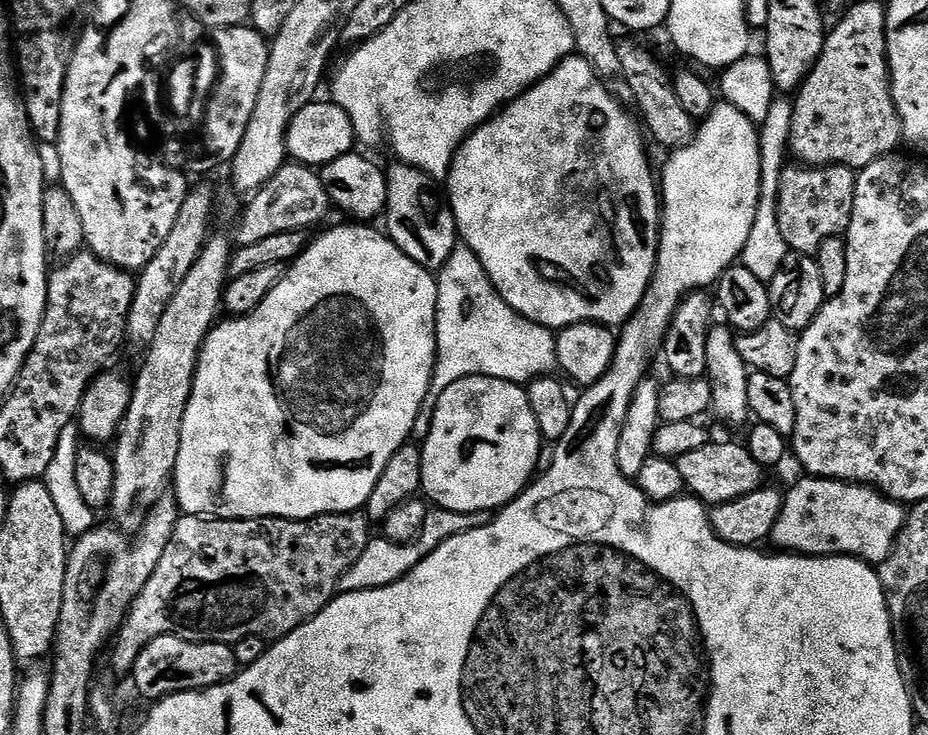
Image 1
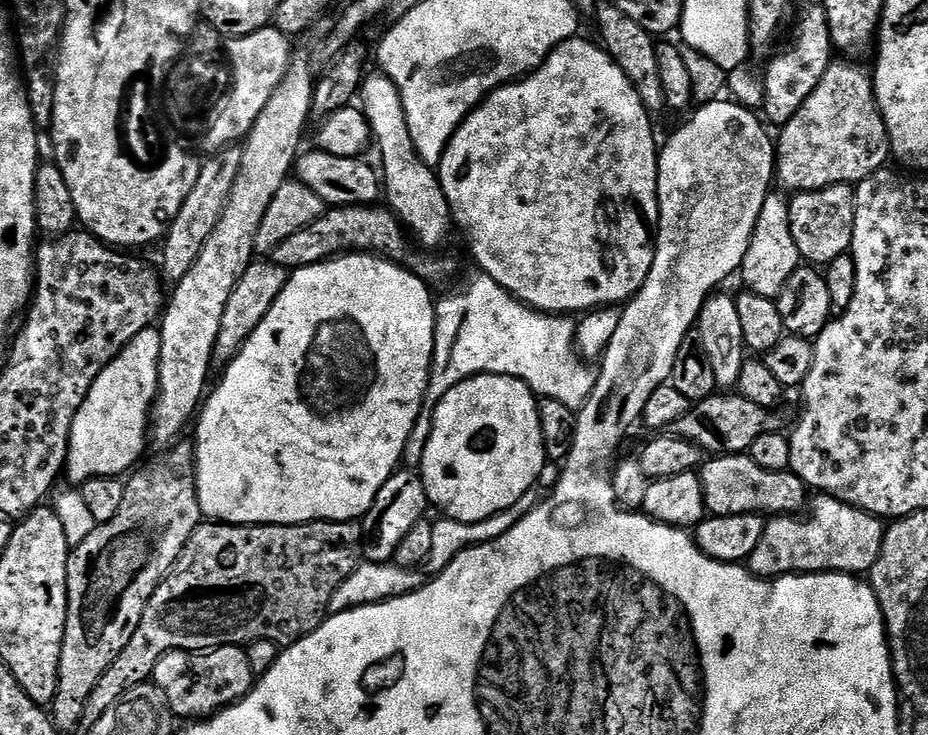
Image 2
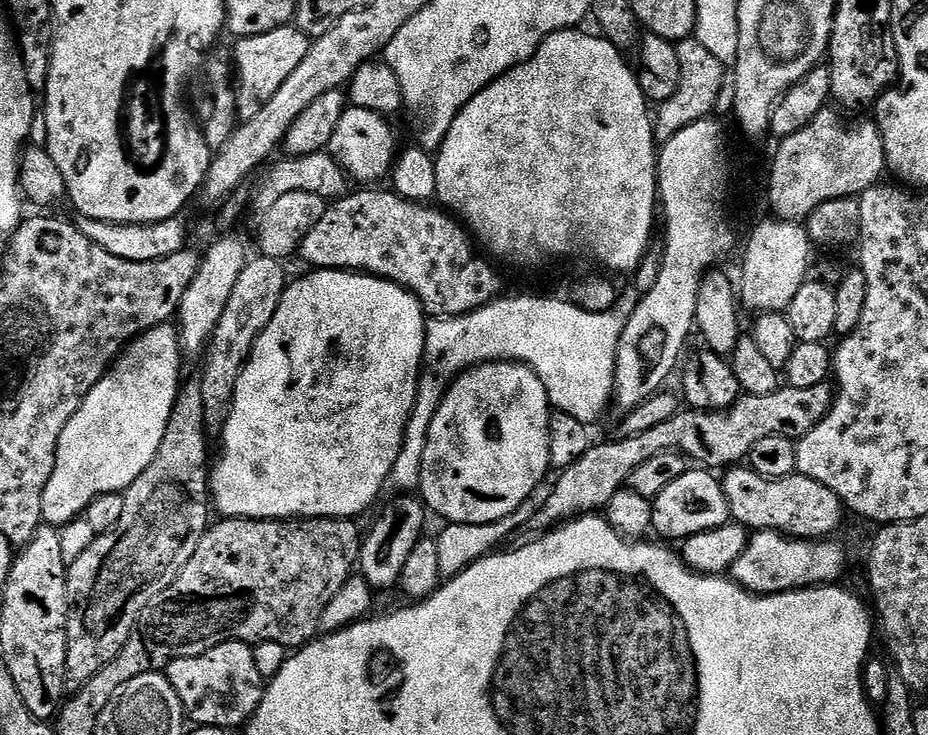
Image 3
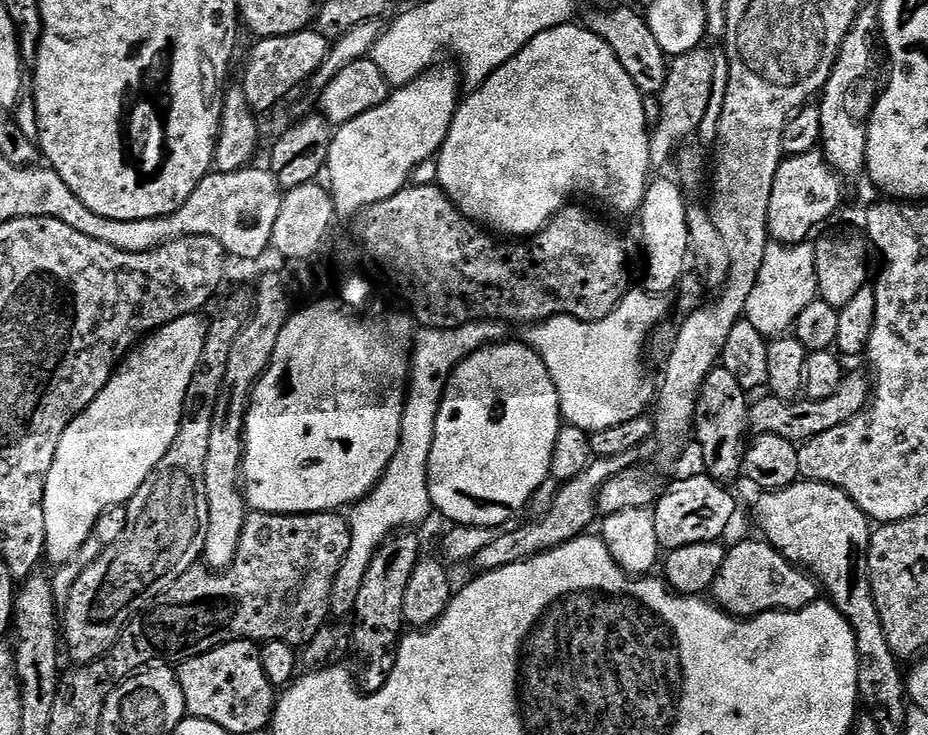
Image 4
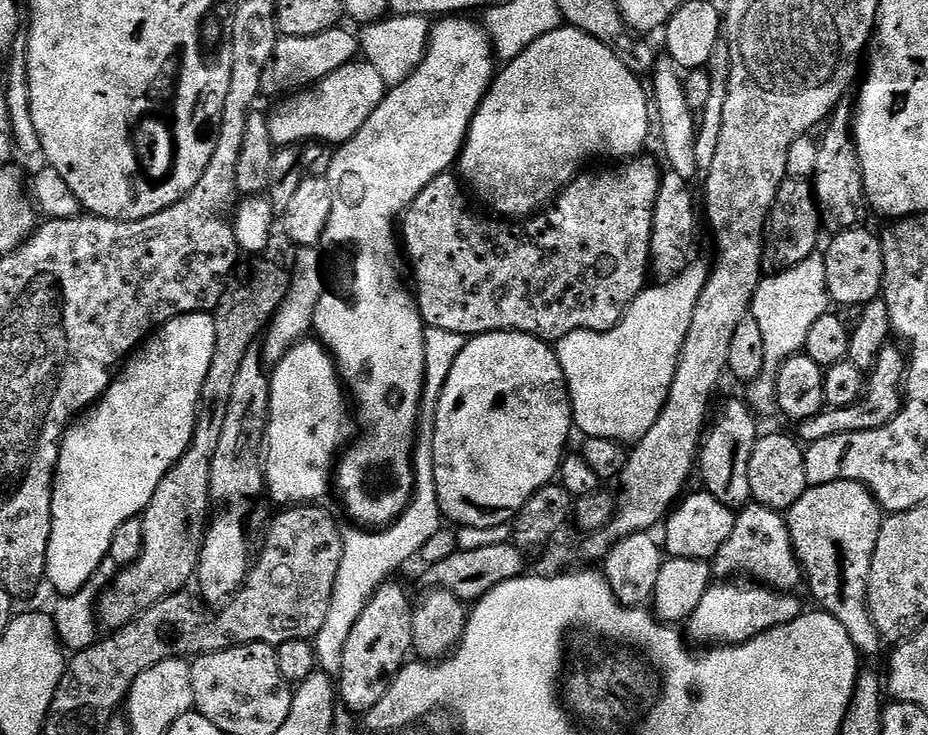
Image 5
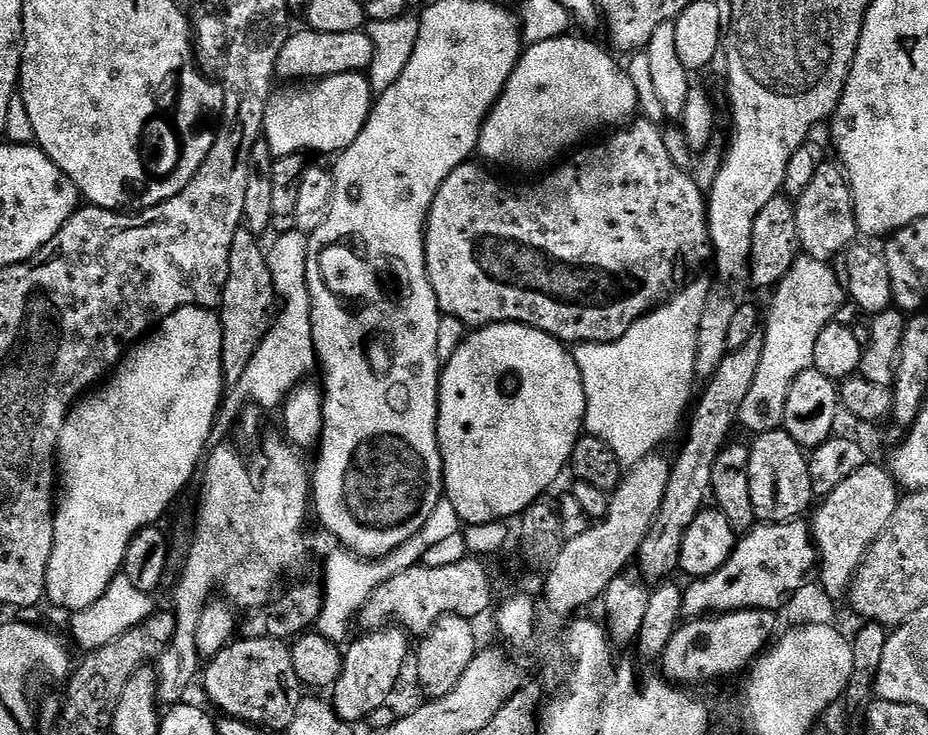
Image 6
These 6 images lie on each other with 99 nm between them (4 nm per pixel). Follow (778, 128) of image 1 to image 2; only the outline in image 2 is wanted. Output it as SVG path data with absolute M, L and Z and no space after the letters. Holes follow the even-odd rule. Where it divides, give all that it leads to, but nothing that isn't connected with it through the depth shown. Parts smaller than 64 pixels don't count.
M773 190L769 192L766 202L762 202L762 214L758 214L746 258L738 273L739 279L744 279L743 287L747 291L775 298L780 295L782 286L786 286L786 278L790 278L790 274L794 274L801 264L802 259L790 230L788 200L779 191Z

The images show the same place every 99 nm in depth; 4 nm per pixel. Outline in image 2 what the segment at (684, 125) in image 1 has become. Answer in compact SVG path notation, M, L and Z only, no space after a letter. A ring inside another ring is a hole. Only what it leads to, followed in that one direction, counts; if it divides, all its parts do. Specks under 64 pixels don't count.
M610 2L597 3L594 9L595 16L596 26L600 30L598 40L603 51L607 52L608 57L619 66L622 74L630 78L634 90L638 90L638 98L642 98L649 113L657 114L656 112L665 111L666 94L662 90L662 74L656 53L658 44L652 33L638 26L634 18L626 18L626 14L622 14L622 10L618 10L618 6Z

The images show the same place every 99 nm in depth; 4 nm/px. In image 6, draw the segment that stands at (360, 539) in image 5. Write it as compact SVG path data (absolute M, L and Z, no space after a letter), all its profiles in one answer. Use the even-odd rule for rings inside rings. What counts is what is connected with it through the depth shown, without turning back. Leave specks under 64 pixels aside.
M445 498L440 500L434 510L434 514L427 519L426 526L419 531L414 538L410 538L400 547L396 547L390 554L369 560L359 557L343 546L335 546L327 558L324 566L324 589L323 608L319 612L319 618L314 625L315 631L328 641L343 643L349 630L350 624L359 615L362 606L382 584L403 570L408 570L414 565L422 563L426 566L439 567L457 564L467 557L468 551L465 546L462 522L458 518L457 510L450 506Z

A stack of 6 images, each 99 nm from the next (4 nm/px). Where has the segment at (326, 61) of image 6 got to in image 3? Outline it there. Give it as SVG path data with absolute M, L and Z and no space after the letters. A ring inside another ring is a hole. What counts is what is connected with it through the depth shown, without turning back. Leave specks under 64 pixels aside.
M295 26L270 30L266 34L245 36L237 39L234 45L234 72L238 77L237 114L241 121L254 118L274 94L278 94L282 82L294 74L294 69L306 58L310 37L302 34Z

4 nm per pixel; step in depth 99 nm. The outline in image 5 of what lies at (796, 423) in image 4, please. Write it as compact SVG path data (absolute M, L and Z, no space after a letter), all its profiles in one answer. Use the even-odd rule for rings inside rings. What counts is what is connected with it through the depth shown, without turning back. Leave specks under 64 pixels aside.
M890 342L882 350L882 354L878 354L872 371L867 373L866 387L860 399L845 408L825 407L824 411L818 413L814 418L799 421L798 428L800 428L801 436L799 439L805 445L809 445L814 442L822 442L822 438L834 438L838 434L854 434L864 430L878 430L882 426L886 426L886 422L890 422L900 413L905 375L905 353L895 343Z

